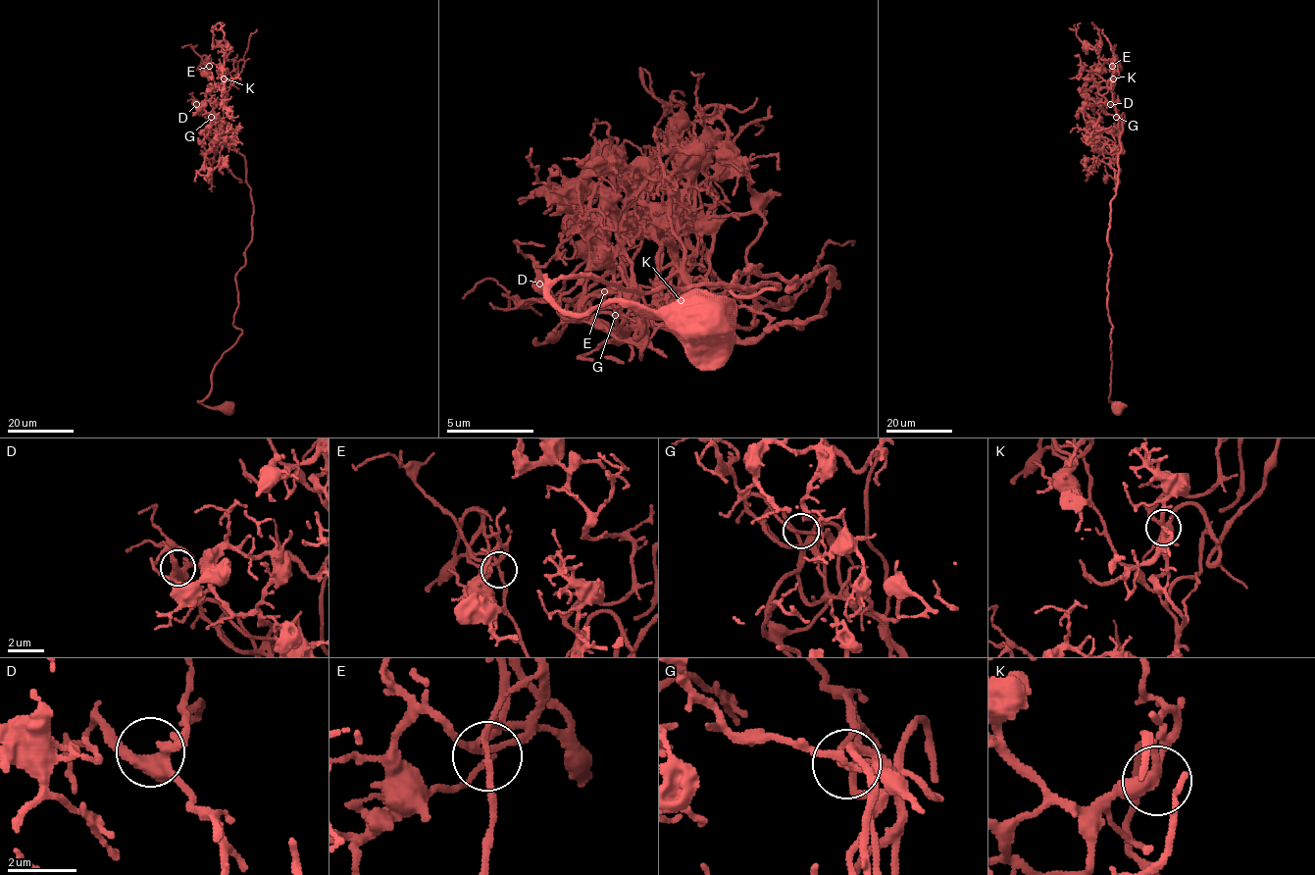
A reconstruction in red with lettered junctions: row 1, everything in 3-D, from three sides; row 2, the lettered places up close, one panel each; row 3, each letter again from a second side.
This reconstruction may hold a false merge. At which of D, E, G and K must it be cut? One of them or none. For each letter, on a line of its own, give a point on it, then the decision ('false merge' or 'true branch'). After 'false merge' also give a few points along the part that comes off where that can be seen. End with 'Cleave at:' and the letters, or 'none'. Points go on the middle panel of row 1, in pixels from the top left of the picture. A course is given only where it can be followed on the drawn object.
D: (539, 283) | true branch
E: (604, 291) | true branch
G: (615, 315) | true branch
K: (681, 300) | true branch
Cleave at: none

